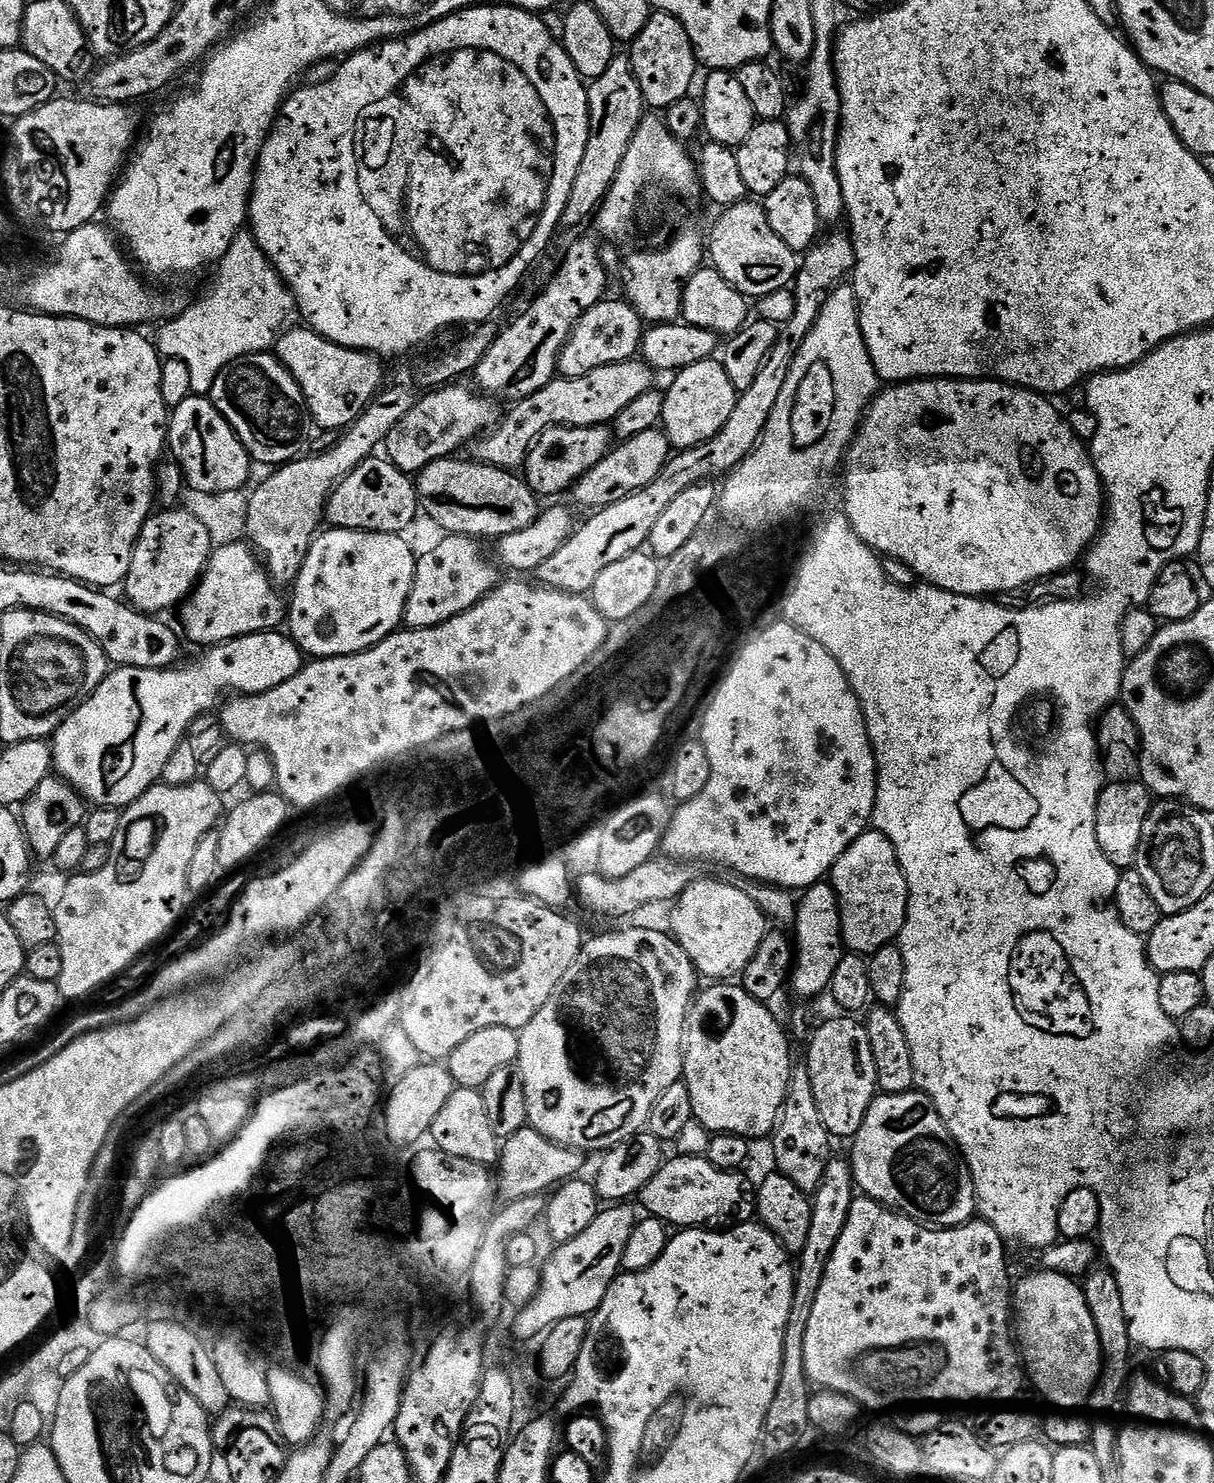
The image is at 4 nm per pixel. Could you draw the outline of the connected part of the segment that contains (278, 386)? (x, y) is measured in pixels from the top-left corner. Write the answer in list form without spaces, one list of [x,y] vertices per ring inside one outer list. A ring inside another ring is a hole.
[[[271,351],[251,352],[249,356],[240,356],[233,364],[227,364],[214,382],[210,399],[212,405],[222,414],[222,418],[230,422],[234,434],[257,465],[279,466],[301,455],[300,447],[304,444],[304,431],[310,428],[306,398],[298,382],[294,382],[294,374],[290,374],[290,370],[286,370],[283,362]]]

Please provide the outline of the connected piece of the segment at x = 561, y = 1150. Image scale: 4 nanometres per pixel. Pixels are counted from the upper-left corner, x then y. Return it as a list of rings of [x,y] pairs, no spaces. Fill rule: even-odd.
[[[525,1126],[518,1131],[503,1137],[498,1155],[500,1166],[500,1182],[498,1178],[498,1192],[505,1197],[505,1201],[524,1199],[527,1196],[537,1196],[547,1190],[555,1189],[557,1184],[573,1179],[576,1172],[583,1166],[585,1157],[577,1149],[568,1148],[564,1144],[555,1144],[548,1140],[538,1130]]]

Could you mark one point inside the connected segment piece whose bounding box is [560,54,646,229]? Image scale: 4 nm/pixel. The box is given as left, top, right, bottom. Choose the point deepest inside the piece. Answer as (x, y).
(616, 106)

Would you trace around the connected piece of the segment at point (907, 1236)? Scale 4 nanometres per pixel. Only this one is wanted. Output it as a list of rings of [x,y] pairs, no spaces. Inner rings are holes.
[[[853,1199],[848,1208],[848,1217],[842,1226],[833,1250],[828,1254],[820,1282],[815,1286],[815,1296],[810,1300],[812,1309],[804,1324],[804,1337],[799,1337],[798,1351],[804,1360],[804,1374],[809,1385],[825,1392],[846,1394],[857,1404],[868,1408],[880,1408],[888,1396],[895,1392],[917,1392],[917,1397],[927,1398],[933,1405],[972,1404],[975,1400],[992,1398],[1000,1386],[1009,1379],[1012,1363],[1017,1363],[1018,1348],[1014,1343],[1014,1332],[1010,1327],[1010,1280],[1008,1268],[1004,1265],[1006,1241],[994,1230],[992,1224],[973,1218],[966,1224],[955,1226],[925,1226],[921,1221],[912,1220],[903,1212],[887,1208],[877,1200]]]

